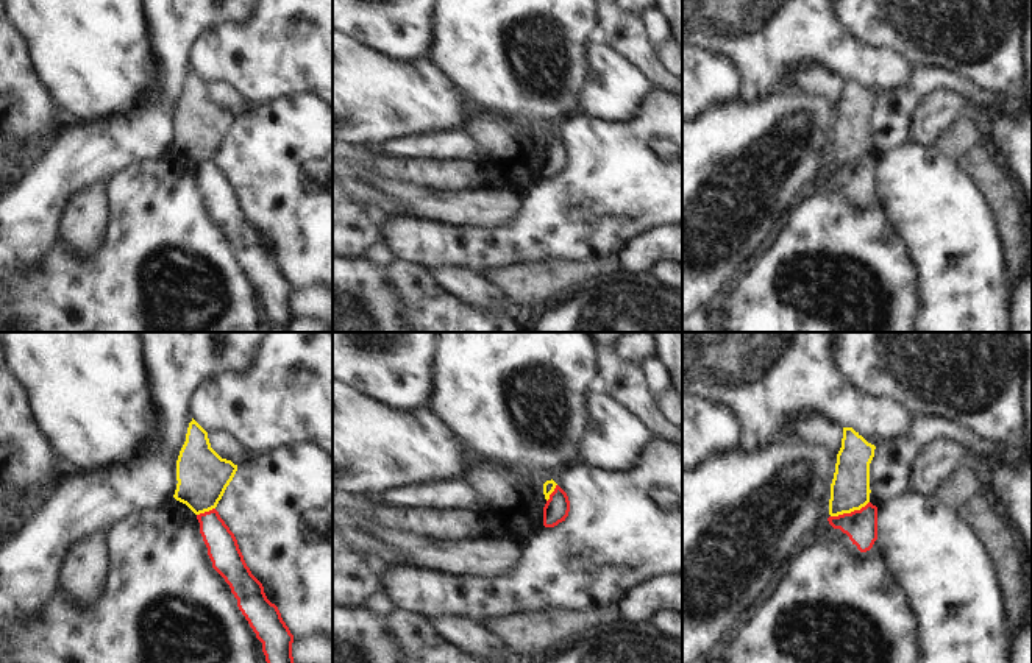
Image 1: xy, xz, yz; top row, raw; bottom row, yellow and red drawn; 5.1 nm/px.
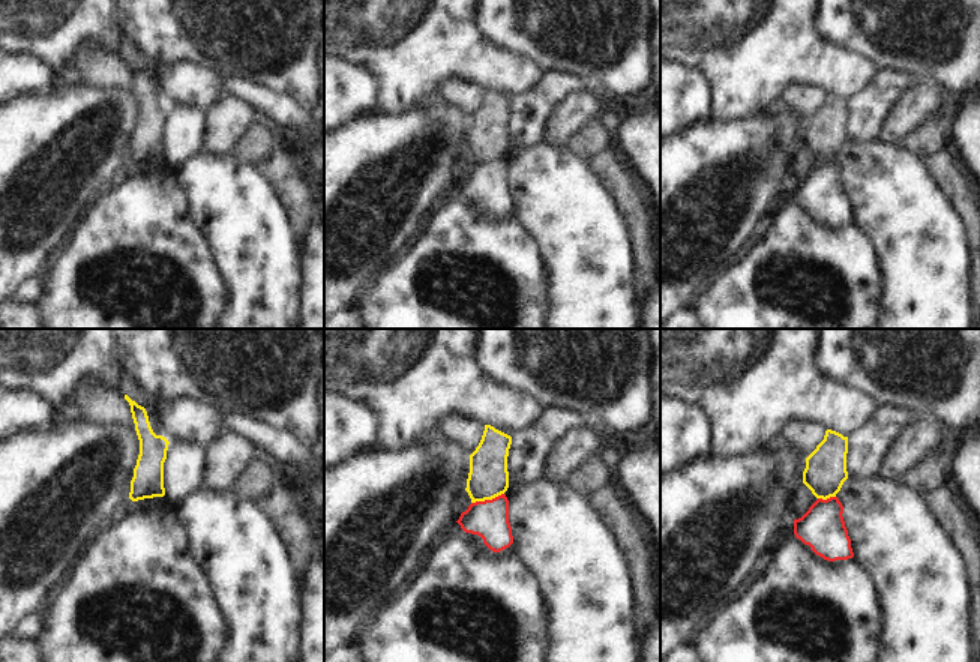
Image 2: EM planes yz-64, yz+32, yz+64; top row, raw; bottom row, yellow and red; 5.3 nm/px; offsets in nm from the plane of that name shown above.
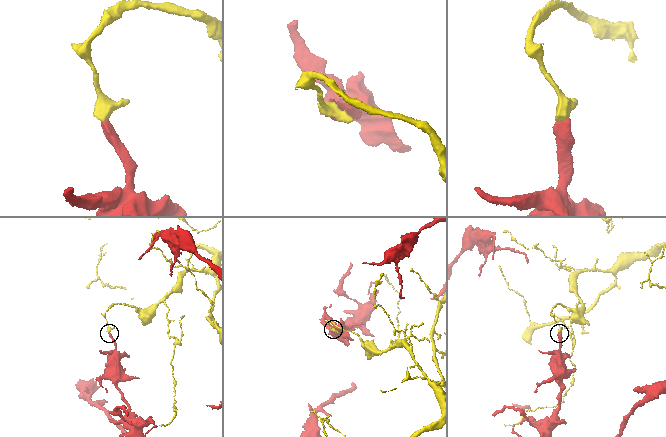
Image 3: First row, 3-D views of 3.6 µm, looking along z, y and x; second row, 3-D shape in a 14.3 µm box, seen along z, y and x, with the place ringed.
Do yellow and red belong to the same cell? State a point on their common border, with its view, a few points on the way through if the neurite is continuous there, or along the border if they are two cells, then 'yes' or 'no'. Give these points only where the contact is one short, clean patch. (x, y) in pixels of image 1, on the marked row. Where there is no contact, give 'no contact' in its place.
meets yellow in yz at (850, 512); border along yz (868, 501), (859, 509), (831, 517); no

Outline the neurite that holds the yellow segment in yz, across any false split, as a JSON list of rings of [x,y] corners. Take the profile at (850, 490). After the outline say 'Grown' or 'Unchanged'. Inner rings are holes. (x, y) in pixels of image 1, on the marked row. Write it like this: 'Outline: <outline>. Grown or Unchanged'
Outline: [[[843,427],[842,448],[831,484],[831,516],[860,510],[870,502],[870,463],[874,449],[876,446],[852,427]]]. Unchanged.

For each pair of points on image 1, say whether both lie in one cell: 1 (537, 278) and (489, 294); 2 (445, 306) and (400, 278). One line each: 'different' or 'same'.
1: different
2: same

